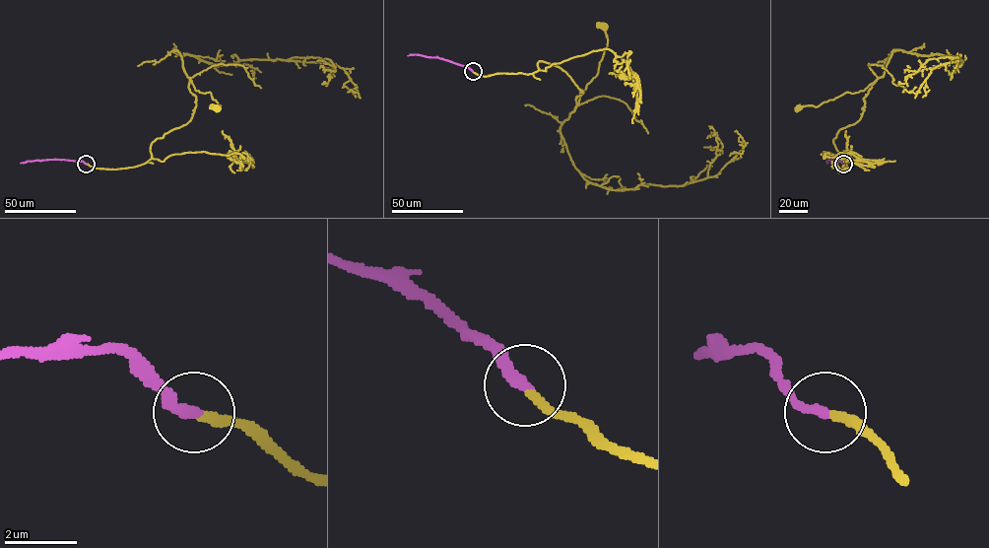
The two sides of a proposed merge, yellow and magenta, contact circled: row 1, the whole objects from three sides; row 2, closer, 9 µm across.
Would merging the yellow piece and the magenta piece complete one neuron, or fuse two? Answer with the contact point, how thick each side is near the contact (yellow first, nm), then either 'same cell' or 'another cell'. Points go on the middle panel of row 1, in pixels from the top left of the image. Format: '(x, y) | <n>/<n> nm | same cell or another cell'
(473, 71) | 220/300 nm | same cell

